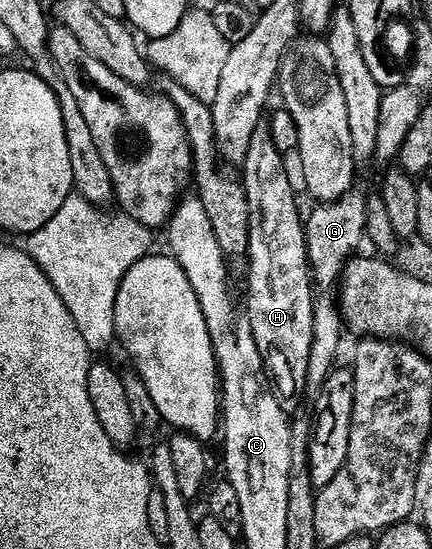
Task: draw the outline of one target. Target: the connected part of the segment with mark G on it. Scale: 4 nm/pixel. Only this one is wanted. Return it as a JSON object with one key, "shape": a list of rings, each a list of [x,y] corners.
{"shape":[[[358,190],[346,192],[340,200],[320,203],[306,217],[307,257],[311,263],[311,279],[318,293],[313,310],[313,350],[309,358],[307,387],[318,390],[327,380],[327,375],[336,367],[339,356],[339,343],[343,340],[345,325],[340,313],[331,305],[331,296],[327,291],[334,289],[337,277],[348,260],[352,259],[365,244],[367,235],[367,196]]]}

